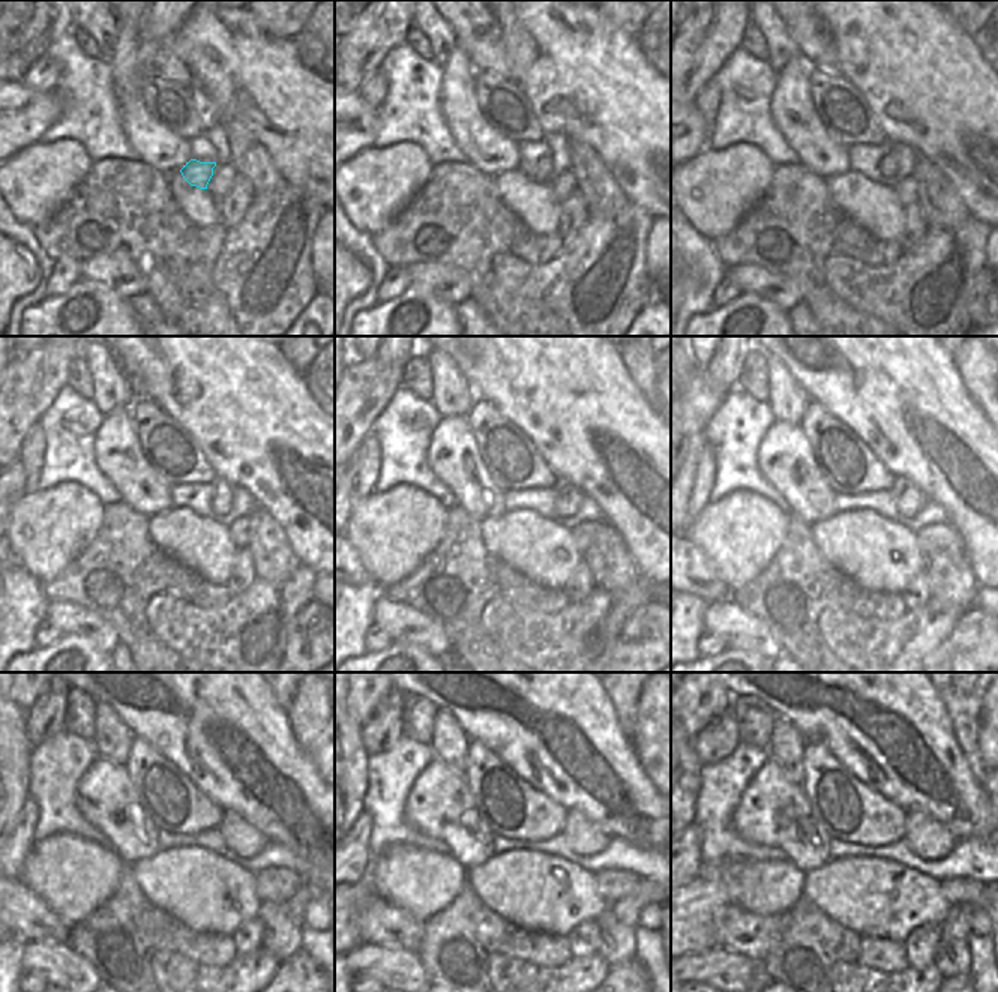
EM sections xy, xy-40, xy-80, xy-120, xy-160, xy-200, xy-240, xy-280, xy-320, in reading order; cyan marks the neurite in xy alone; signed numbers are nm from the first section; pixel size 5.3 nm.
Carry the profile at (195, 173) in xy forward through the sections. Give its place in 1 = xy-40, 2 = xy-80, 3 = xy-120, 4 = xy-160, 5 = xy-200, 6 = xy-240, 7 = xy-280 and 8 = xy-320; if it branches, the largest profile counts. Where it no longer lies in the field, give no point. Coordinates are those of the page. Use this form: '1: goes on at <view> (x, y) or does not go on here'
1: goes on at xy-40 (542, 174)
2: goes on at xy-80 (887, 165)
3: goes on at xy-120 (221, 503)
4: goes on at xy-160 (568, 497)
5: goes on at xy-200 (910, 500)
6: goes on at xy-240 (242, 838)
7: goes on at xy-280 (583, 836)
8: goes on at xy-320 (926, 838)

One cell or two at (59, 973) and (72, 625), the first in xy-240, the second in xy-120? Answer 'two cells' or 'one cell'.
one cell

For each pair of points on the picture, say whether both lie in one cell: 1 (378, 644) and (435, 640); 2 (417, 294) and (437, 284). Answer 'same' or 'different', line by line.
1: different
2: different

